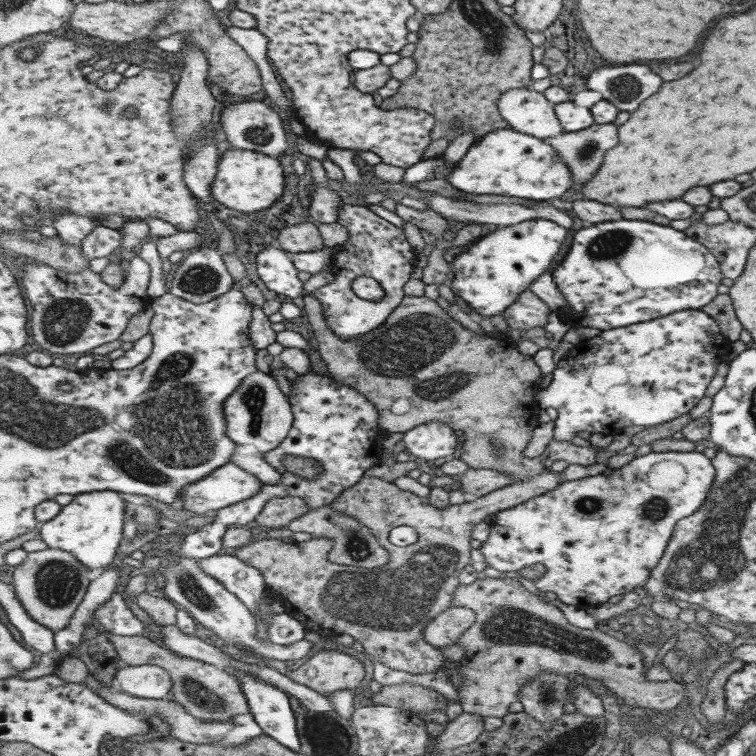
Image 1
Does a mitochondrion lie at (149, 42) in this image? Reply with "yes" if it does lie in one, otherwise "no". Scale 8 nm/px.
no

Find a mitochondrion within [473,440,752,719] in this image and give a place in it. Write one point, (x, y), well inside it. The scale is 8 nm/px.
(508, 626)

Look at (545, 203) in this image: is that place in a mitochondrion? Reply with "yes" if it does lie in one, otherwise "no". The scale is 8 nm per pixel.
no

